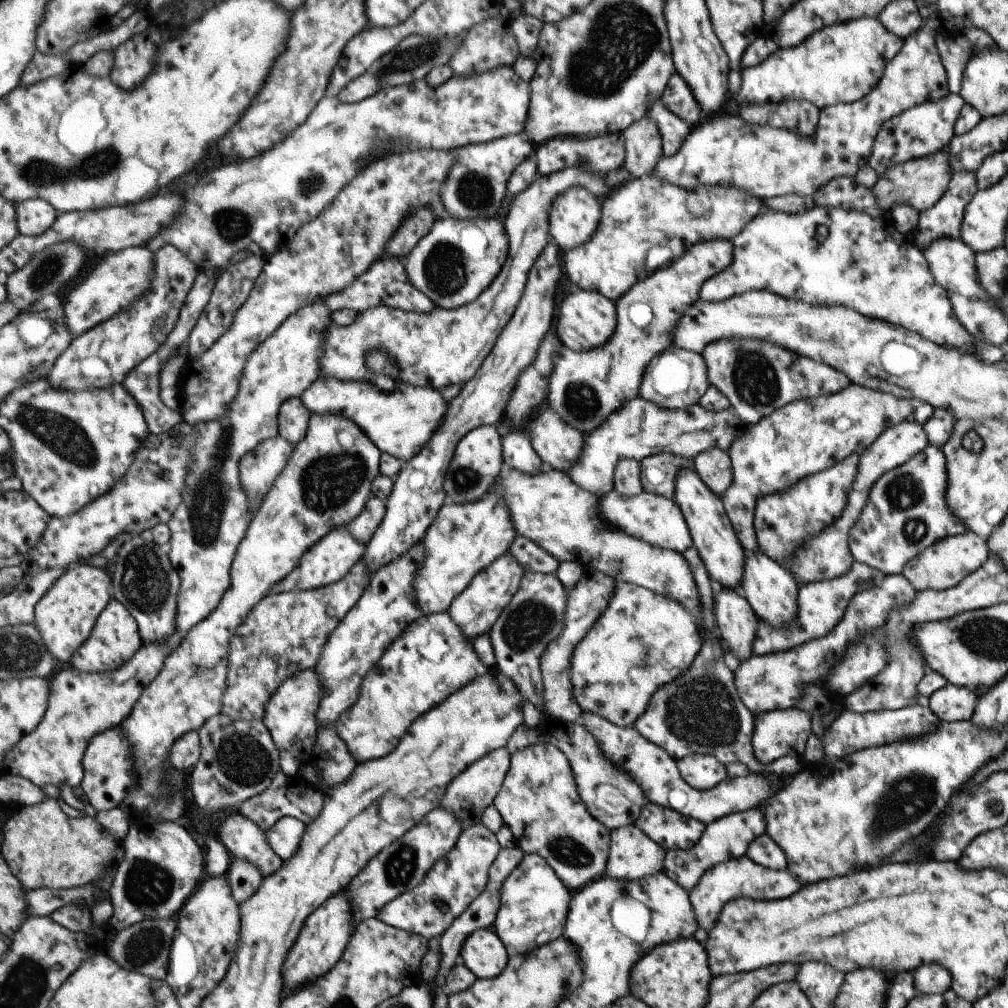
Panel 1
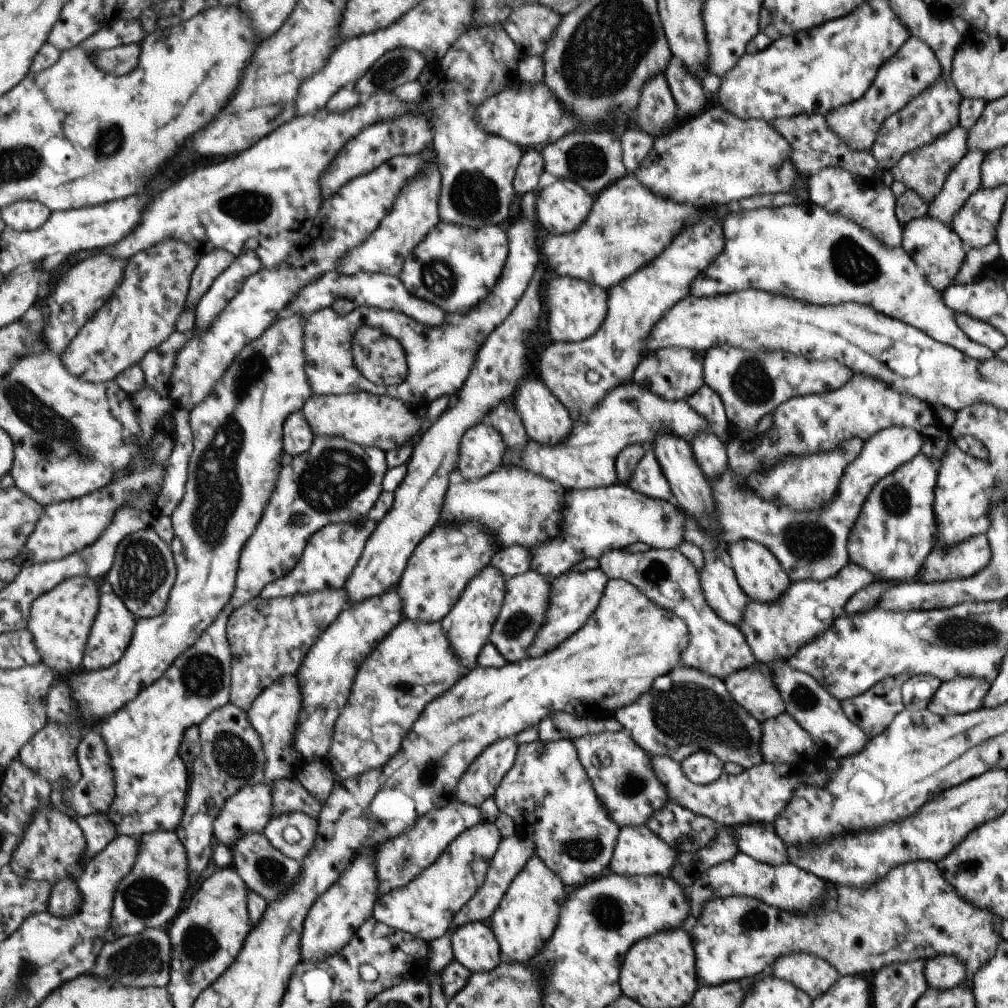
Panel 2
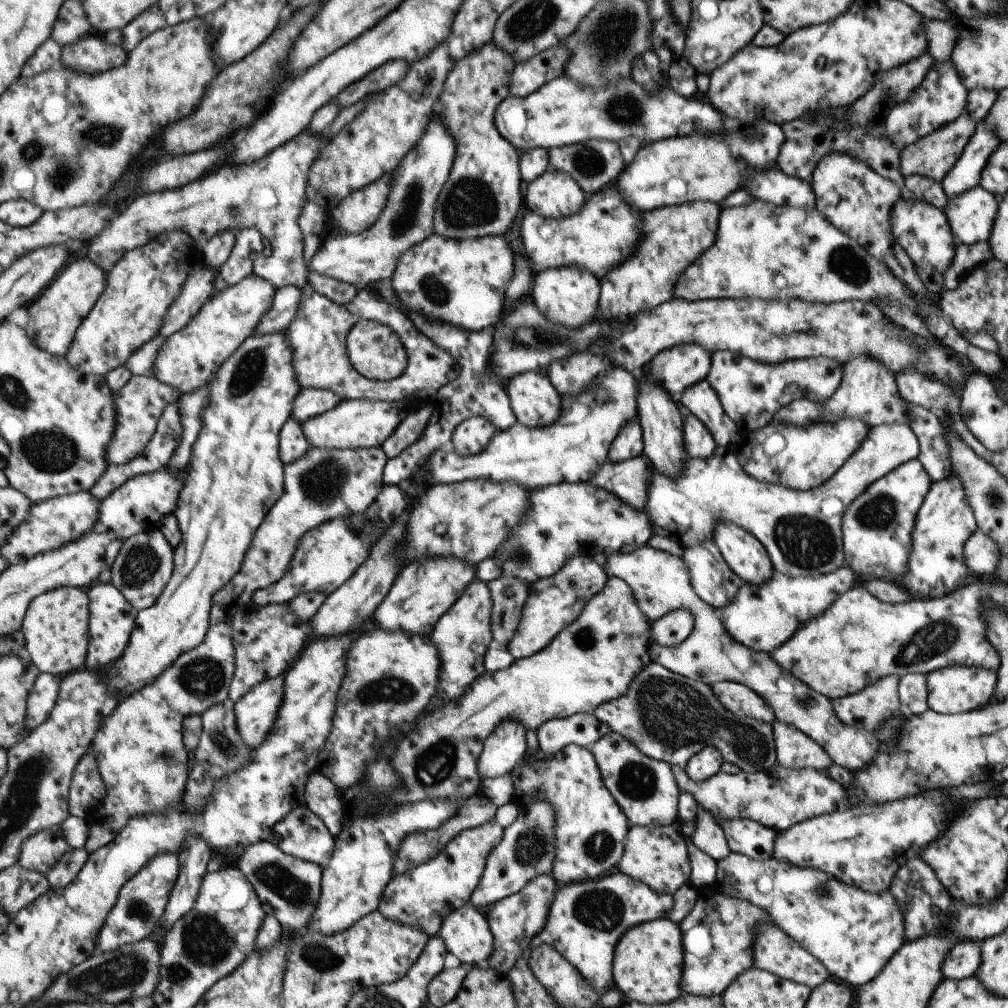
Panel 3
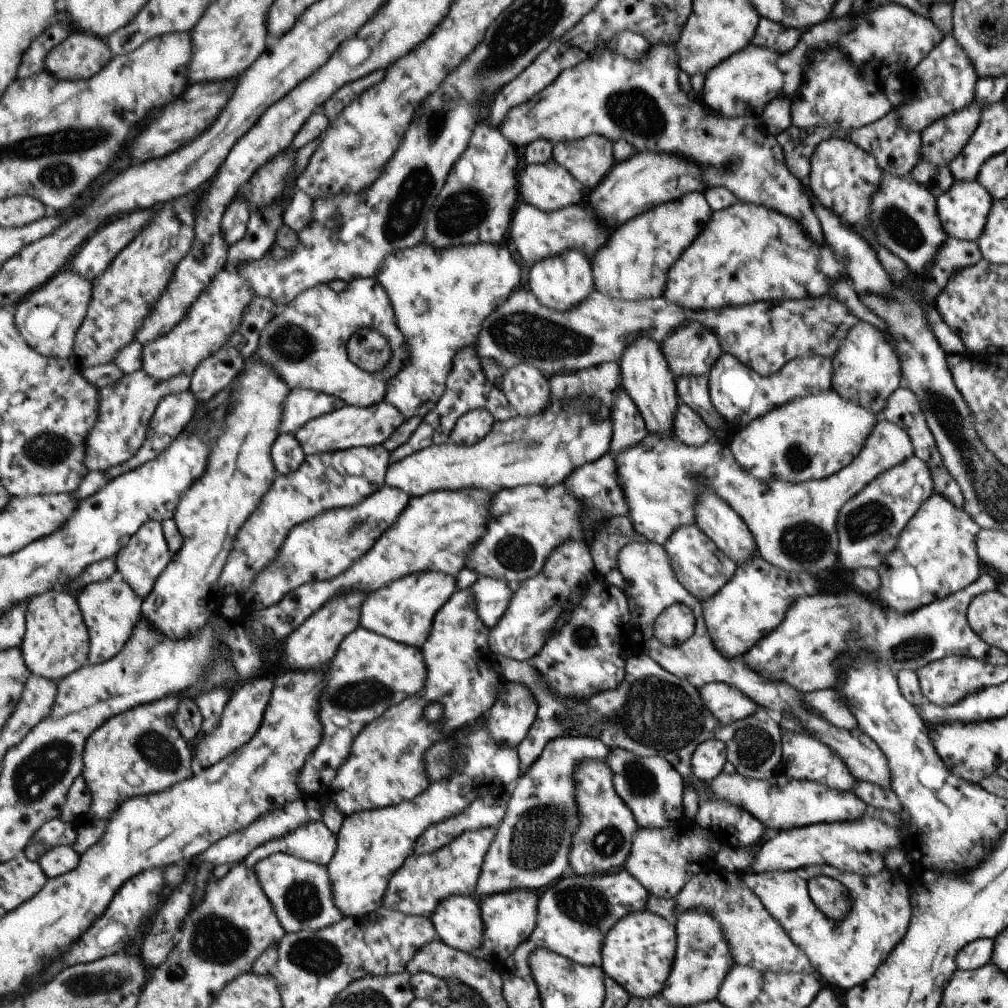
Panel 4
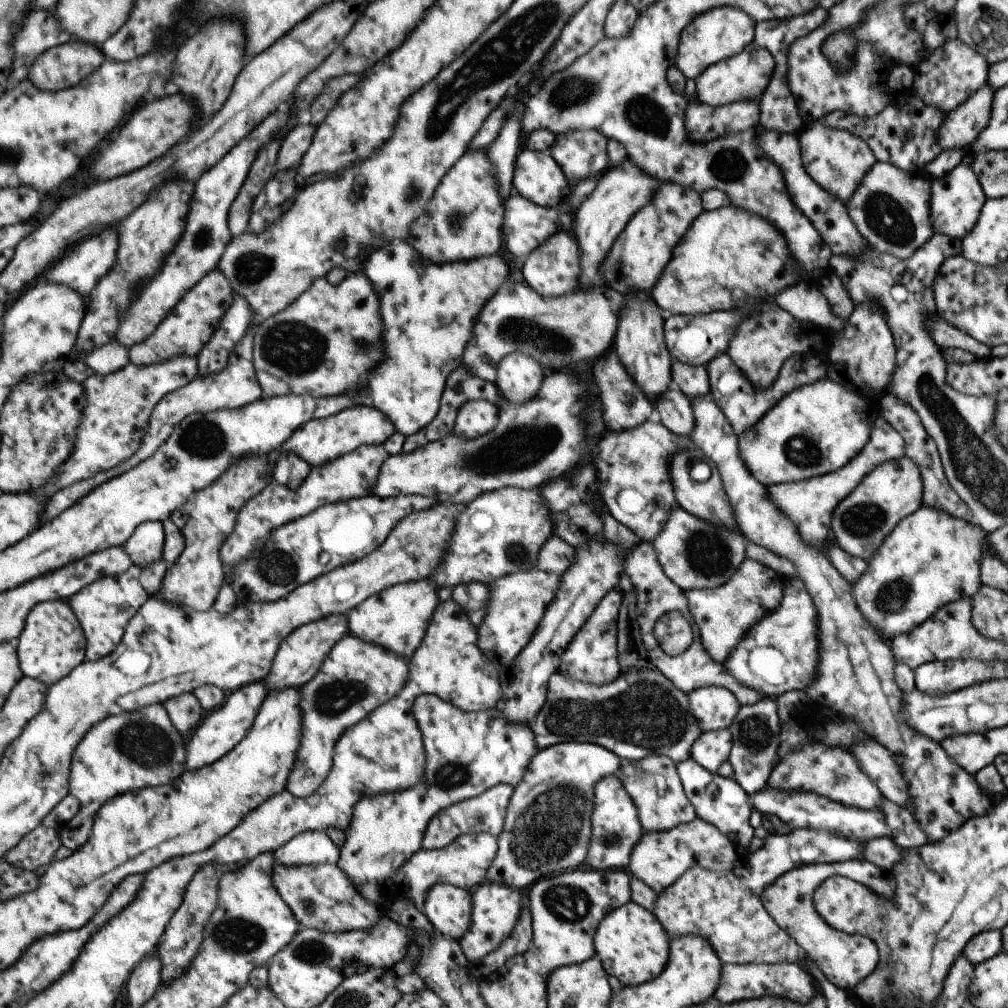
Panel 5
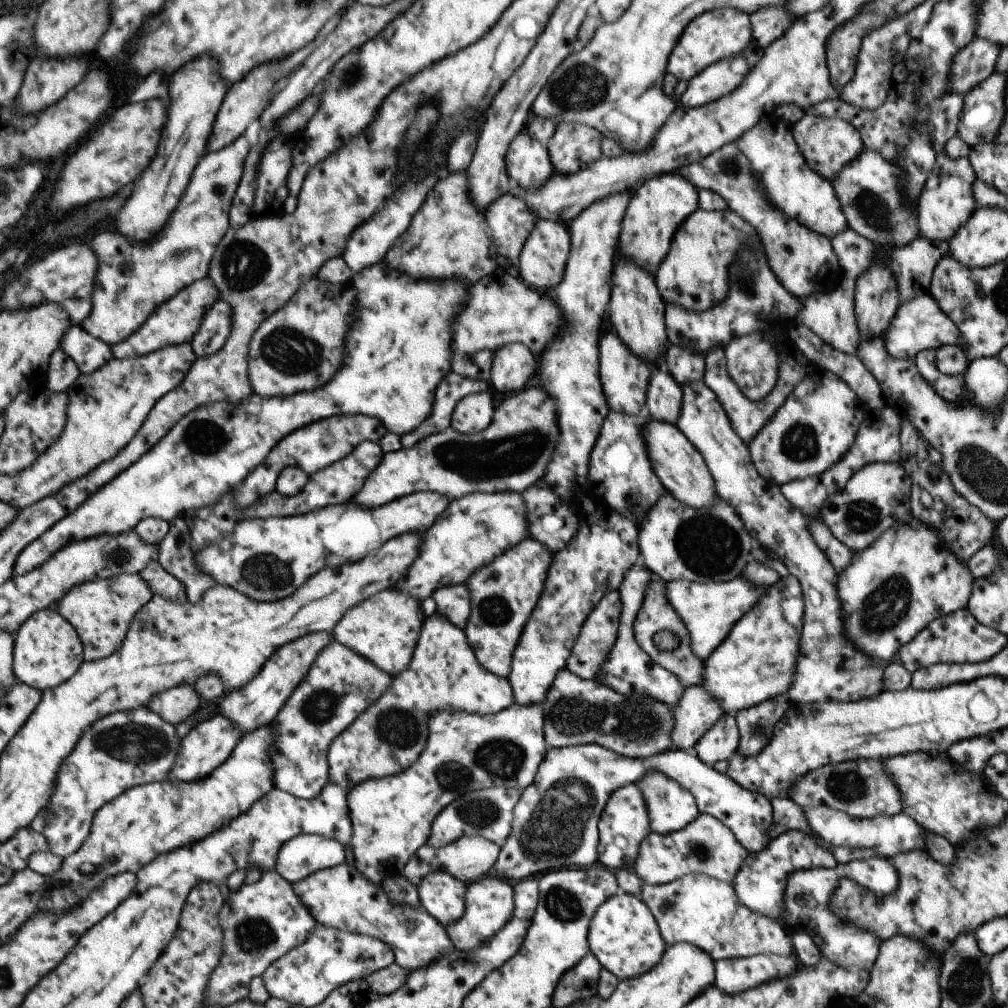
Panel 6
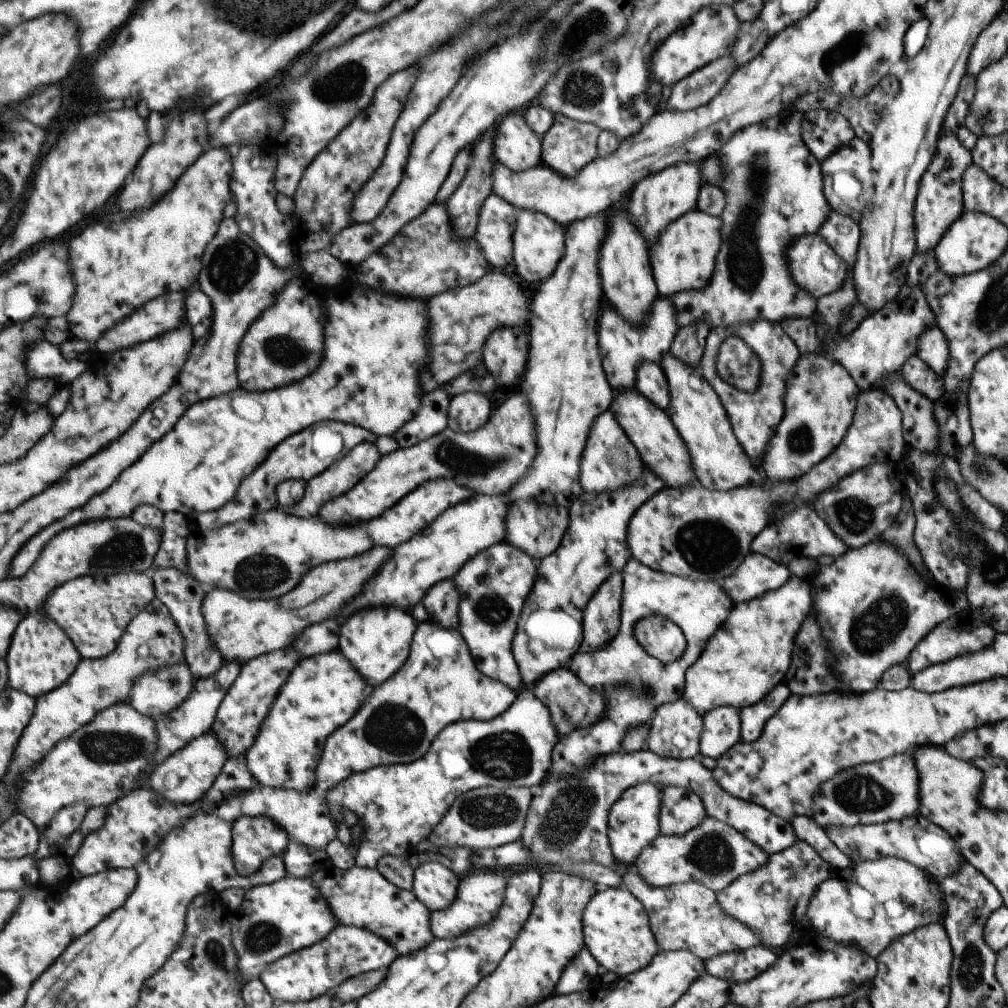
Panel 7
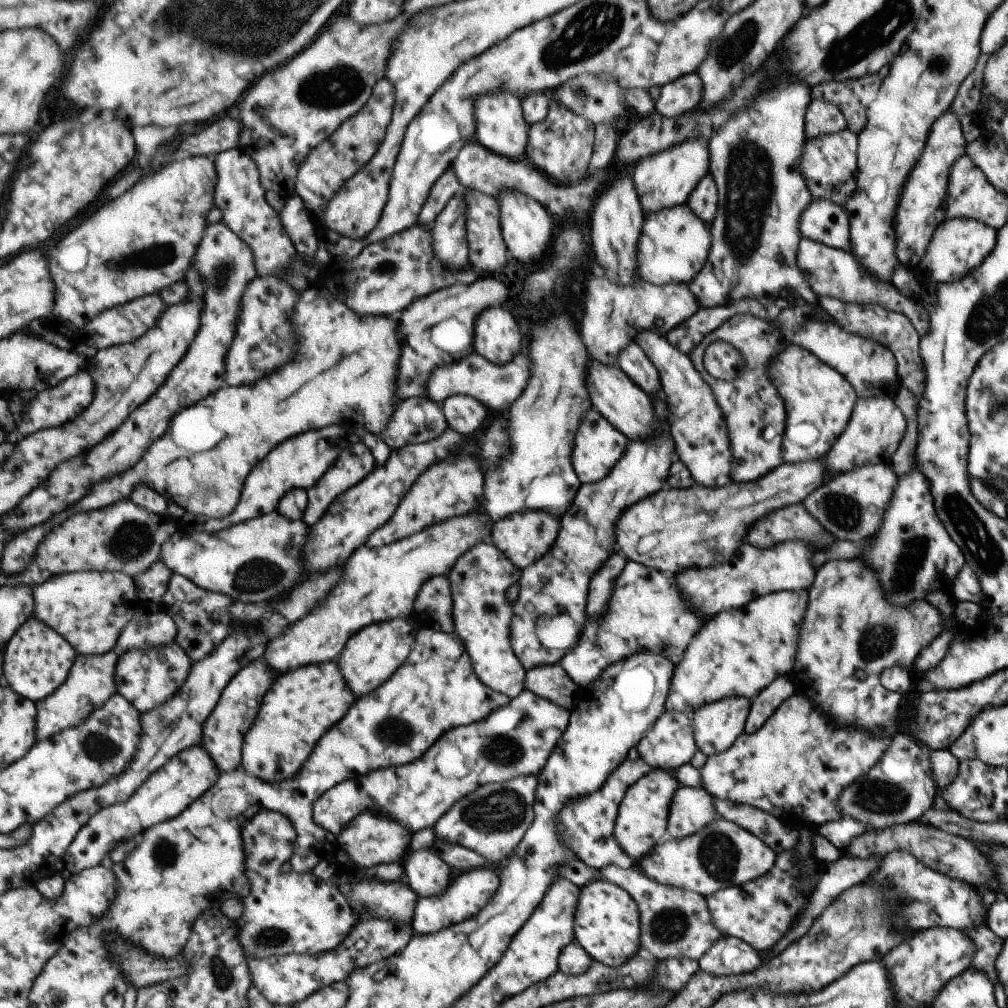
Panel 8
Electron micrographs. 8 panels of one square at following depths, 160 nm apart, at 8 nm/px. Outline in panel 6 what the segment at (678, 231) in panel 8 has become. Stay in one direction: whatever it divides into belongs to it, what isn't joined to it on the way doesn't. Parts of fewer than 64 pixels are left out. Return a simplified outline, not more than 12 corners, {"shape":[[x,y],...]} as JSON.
{"shape":[[695,209],[654,272],[664,304],[700,313],[727,296],[744,247],[732,210]]}

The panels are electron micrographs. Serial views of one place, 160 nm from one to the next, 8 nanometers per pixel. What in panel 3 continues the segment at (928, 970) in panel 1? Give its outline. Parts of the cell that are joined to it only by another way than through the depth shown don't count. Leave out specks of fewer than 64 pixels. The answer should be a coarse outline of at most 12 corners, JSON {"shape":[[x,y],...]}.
{"shape":[[973,940],[953,945],[943,957],[943,979],[974,976],[980,947]]}

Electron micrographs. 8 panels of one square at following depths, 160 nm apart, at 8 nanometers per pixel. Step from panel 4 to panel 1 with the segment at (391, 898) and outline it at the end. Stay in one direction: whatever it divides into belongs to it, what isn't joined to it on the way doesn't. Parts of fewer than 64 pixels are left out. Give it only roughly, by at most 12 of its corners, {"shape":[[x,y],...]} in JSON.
{"shape":[[463,830],[426,879],[377,917],[431,940],[486,891],[502,851]]}

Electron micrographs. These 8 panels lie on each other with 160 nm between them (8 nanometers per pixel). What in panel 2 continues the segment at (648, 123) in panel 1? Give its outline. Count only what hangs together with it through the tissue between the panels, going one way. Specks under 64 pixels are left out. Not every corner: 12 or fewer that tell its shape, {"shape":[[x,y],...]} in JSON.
{"shape":[[635,126],[623,130],[623,166],[632,173],[655,138]]}

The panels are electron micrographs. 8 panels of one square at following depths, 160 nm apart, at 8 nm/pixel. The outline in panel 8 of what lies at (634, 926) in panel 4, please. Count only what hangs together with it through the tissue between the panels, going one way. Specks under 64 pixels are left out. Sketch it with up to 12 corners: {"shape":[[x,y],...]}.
{"shape":[[616,884],[582,888],[575,934],[621,967],[640,949],[638,908]]}

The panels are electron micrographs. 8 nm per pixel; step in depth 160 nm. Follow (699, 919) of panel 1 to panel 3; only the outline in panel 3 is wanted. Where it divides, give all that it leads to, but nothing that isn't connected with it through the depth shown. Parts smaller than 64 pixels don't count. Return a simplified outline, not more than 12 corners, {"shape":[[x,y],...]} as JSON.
{"shape":[[772,856],[716,862],[719,893],[762,908],[855,989],[903,944],[869,894]]}

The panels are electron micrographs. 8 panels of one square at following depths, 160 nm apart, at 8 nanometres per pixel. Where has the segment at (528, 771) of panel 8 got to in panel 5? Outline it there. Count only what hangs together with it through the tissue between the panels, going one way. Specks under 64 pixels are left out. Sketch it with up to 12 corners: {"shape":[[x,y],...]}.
{"shape":[[440,696],[414,706],[426,775],[365,797],[340,847],[375,906],[423,849],[430,823],[539,752],[501,708],[468,713]]}

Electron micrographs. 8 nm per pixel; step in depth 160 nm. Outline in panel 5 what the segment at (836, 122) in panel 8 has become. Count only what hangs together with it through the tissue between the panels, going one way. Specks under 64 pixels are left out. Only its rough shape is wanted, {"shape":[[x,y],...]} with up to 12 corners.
{"shape":[[822,118],[796,138],[809,178],[844,205],[876,161]]}

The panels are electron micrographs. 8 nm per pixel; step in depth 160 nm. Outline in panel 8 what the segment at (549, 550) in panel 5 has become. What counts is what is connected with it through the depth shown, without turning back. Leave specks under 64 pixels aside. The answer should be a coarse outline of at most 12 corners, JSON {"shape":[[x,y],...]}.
{"shape":[[492,542],[447,576],[475,672],[512,699],[526,671],[512,647],[509,588],[522,569]]}

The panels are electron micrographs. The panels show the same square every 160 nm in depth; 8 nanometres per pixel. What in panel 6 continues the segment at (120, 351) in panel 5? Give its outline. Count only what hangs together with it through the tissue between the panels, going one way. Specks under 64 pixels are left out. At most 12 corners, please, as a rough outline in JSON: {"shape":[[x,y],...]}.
{"shape":[[73,324],[61,348],[87,375],[115,358],[112,345]]}

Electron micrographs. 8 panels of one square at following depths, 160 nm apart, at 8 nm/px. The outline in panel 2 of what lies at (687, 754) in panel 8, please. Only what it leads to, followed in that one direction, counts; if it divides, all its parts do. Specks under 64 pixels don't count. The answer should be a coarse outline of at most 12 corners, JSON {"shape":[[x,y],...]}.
{"shape":[[764,663],[723,681],[729,696],[760,723],[784,711]]}

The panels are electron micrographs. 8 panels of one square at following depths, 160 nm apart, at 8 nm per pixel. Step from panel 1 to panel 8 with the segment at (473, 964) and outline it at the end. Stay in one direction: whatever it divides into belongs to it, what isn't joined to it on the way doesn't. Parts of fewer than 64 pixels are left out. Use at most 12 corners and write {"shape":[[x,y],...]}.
{"shape":[[410,849],[407,883],[421,899],[444,893],[456,874],[439,854]]}

